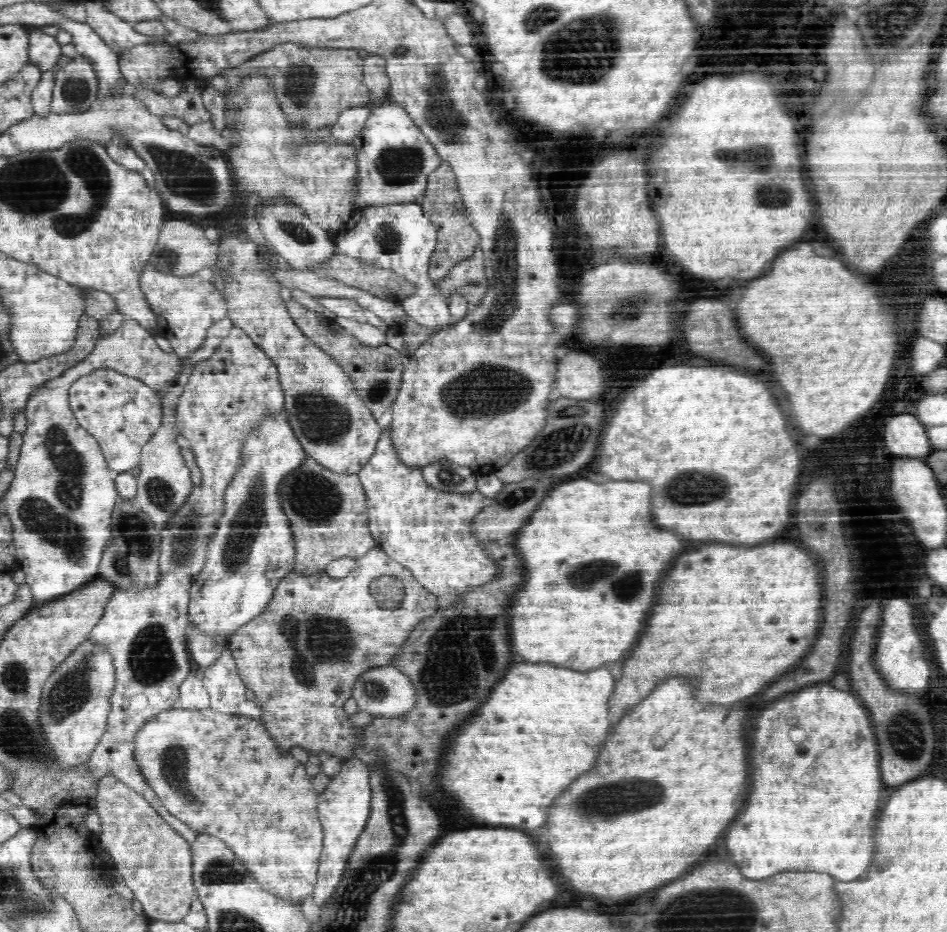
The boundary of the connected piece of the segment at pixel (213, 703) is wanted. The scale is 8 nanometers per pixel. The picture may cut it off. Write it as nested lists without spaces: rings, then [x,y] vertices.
[[[232,633],[222,634],[223,645],[218,658],[205,668],[203,685],[209,696],[209,707],[222,714],[242,715],[259,720],[259,710],[245,698],[246,687],[238,674],[236,659],[230,649]]]

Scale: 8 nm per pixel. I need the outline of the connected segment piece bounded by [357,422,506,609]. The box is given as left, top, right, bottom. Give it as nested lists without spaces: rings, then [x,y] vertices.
[[[392,422],[384,426],[372,458],[357,475],[366,499],[369,531],[376,546],[392,560],[410,570],[416,581],[439,598],[443,609],[464,605],[464,598],[468,594],[500,580],[502,574],[506,574],[506,567],[488,549],[487,541],[474,533],[474,520],[488,506],[486,495],[477,486],[468,492],[460,493],[446,492],[428,483],[420,465],[402,461],[400,451],[394,445]]]

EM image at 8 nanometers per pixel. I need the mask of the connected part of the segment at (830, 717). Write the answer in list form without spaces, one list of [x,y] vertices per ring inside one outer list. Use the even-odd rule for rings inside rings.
[[[818,686],[818,688],[806,688],[796,693],[794,696],[784,698],[782,702],[776,702],[772,708],[764,710],[758,718],[758,734],[754,734],[754,790],[750,796],[750,802],[744,810],[744,814],[738,818],[734,828],[728,834],[728,848],[730,848],[729,858],[734,858],[736,865],[744,876],[752,880],[762,880],[770,878],[780,872],[828,872],[834,874],[837,881],[852,881],[866,874],[872,866],[872,860],[876,856],[876,822],[880,818],[880,802],[882,794],[886,790],[882,782],[882,772],[880,772],[880,752],[878,752],[878,740],[874,736],[874,728],[870,722],[870,712],[866,710],[863,701],[856,698],[853,692],[844,692],[832,686]],[[790,734],[808,734],[804,742],[794,742]]]

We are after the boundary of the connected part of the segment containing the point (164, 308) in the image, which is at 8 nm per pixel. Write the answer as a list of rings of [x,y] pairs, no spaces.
[[[147,264],[138,272],[138,287],[150,310],[158,318],[158,335],[164,336],[172,345],[173,351],[183,359],[200,350],[206,342],[209,329],[216,321],[227,317],[227,300],[214,286],[209,268],[178,276],[155,270]]]

